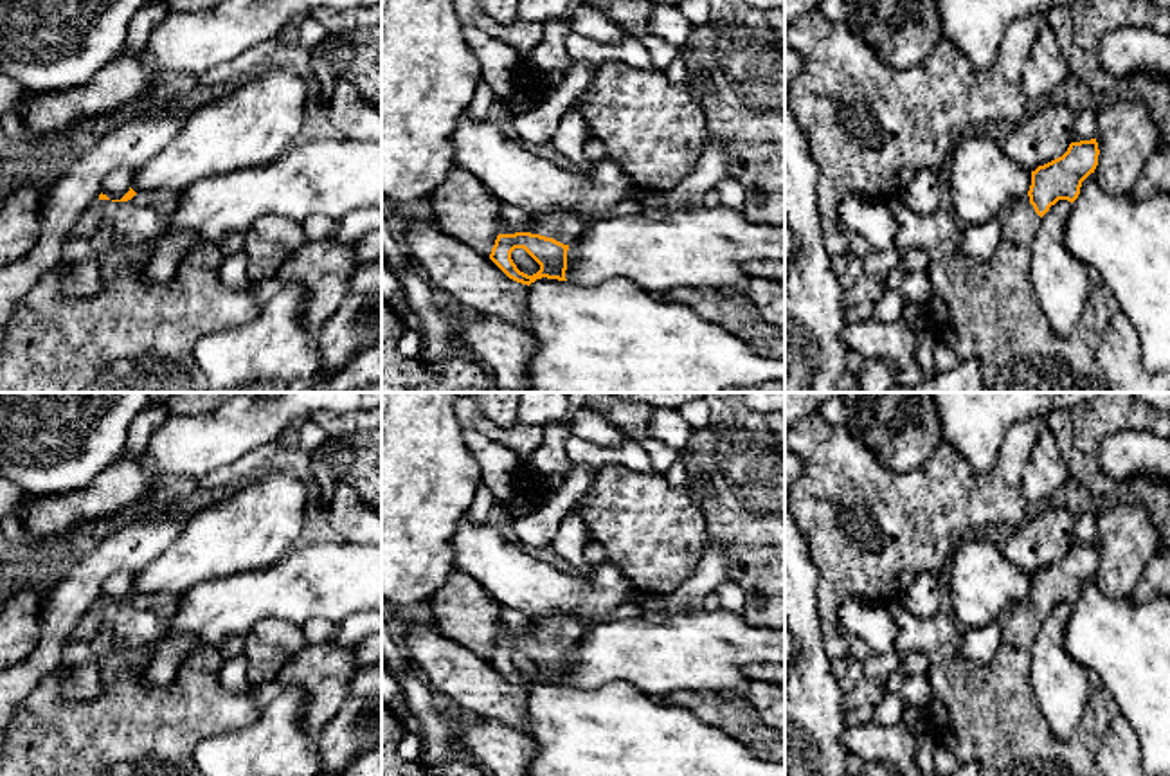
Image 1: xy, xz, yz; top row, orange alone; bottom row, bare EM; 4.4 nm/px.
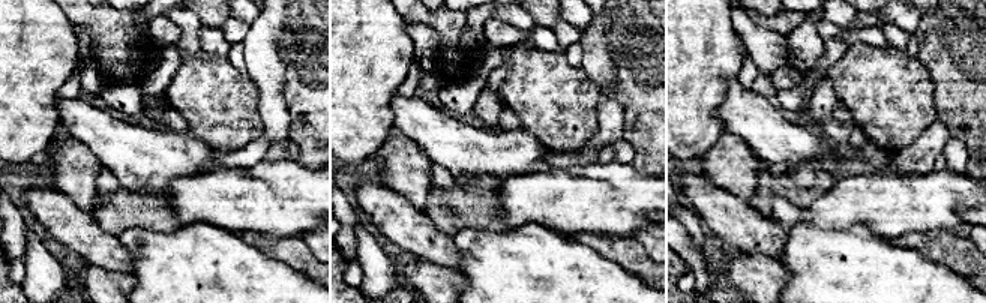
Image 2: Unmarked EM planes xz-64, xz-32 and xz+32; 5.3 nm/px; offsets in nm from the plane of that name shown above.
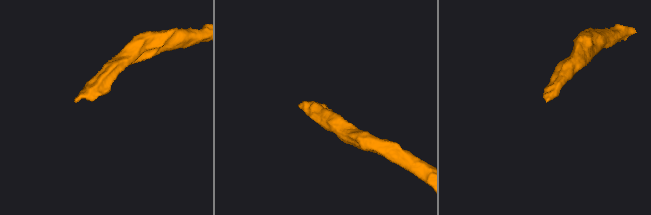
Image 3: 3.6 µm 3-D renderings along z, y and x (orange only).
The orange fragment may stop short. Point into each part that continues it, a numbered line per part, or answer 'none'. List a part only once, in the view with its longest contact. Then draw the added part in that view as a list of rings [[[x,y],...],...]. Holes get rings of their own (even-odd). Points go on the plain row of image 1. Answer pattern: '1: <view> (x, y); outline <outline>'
1: xz (564, 631); outline [[[547,616],[529,621],[524,636],[553,641],[563,648],[571,648],[587,630],[587,625],[569,616]]]

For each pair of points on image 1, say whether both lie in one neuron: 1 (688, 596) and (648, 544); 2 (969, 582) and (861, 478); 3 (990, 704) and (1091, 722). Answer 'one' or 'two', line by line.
1: two
2: two
3: one

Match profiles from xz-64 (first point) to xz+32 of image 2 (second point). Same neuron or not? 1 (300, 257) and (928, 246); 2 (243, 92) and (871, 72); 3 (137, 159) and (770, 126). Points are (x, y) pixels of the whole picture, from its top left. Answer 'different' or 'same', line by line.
1: same
2: same
3: same

